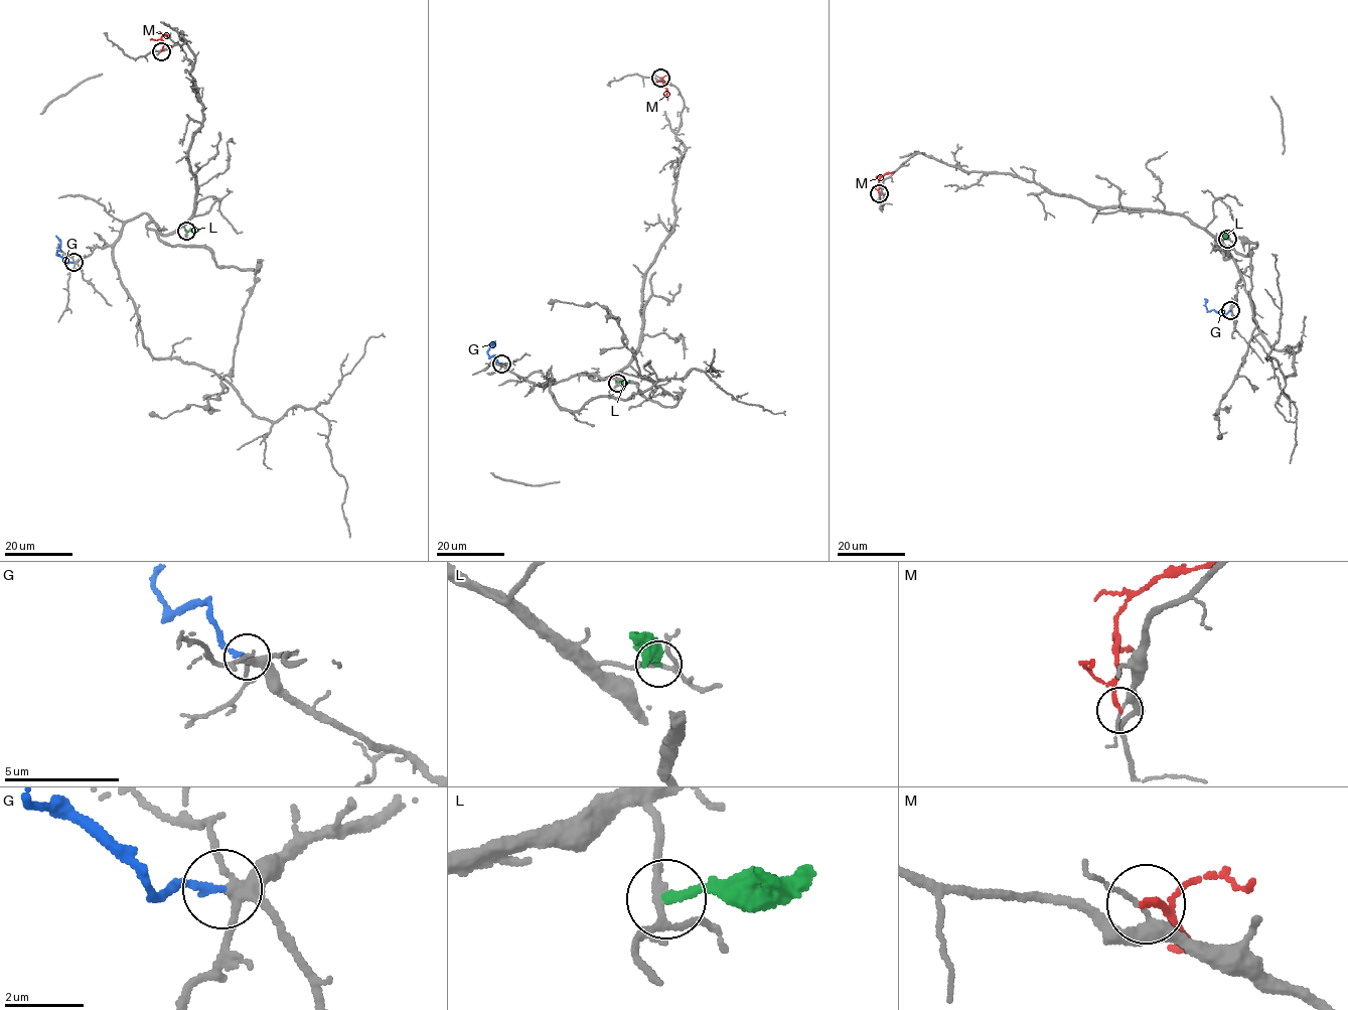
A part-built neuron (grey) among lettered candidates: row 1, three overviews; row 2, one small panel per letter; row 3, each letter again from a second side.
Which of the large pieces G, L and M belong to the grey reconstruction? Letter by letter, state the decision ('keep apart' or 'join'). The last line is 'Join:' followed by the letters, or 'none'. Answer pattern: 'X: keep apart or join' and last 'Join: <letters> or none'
G: join
L: keep apart
M: keep apart
Join: G

